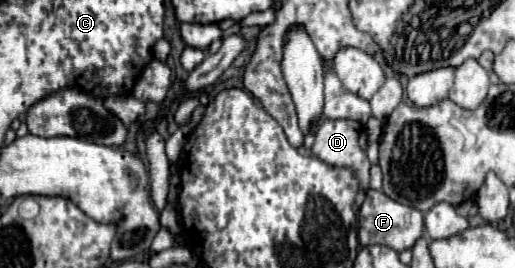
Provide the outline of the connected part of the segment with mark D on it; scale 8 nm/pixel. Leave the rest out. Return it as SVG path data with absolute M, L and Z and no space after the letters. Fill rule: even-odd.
M324 119L316 131L316 141L310 149L314 157L328 165L348 167L366 191L370 183L370 161L366 157L368 135L362 123L350 119Z

